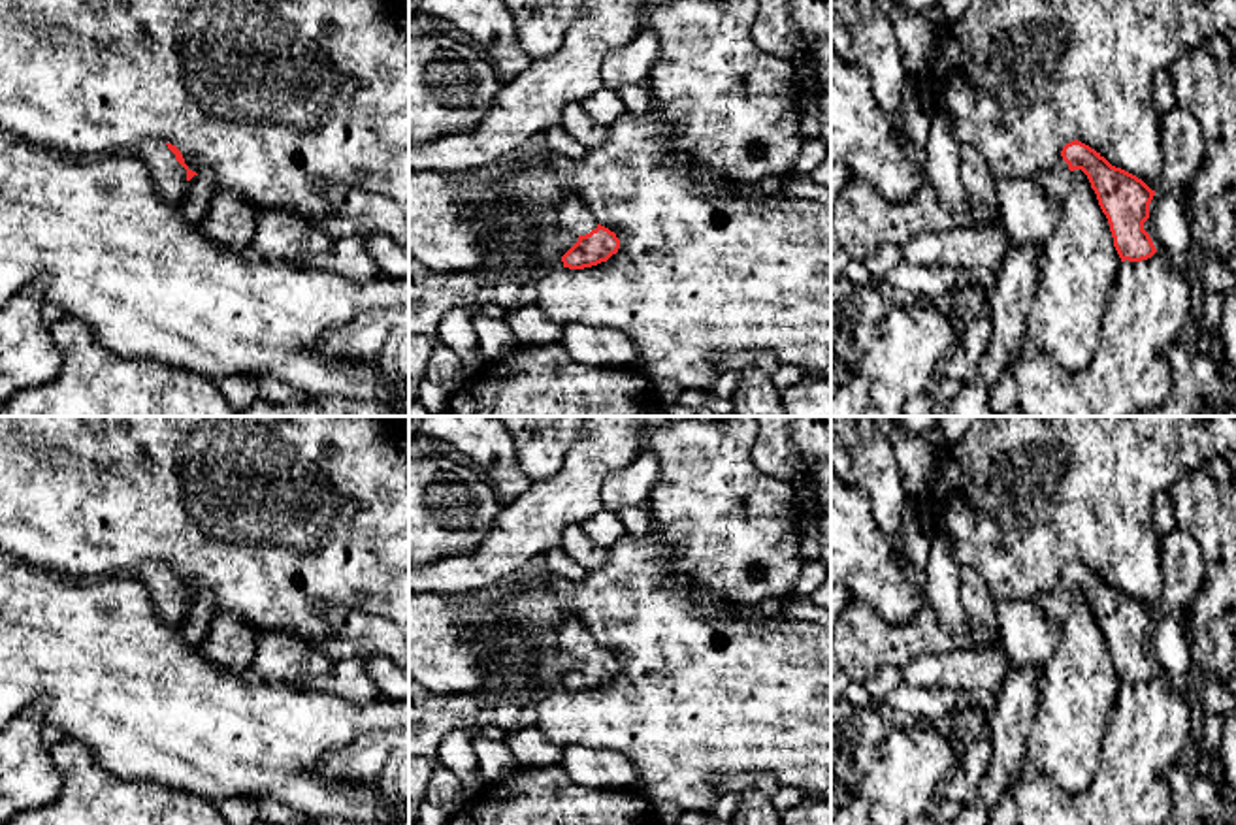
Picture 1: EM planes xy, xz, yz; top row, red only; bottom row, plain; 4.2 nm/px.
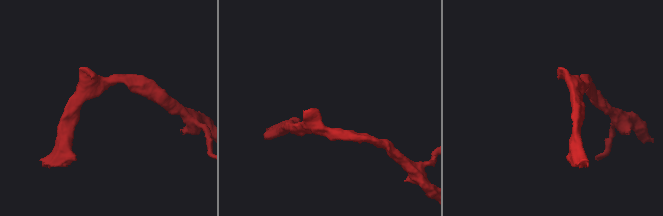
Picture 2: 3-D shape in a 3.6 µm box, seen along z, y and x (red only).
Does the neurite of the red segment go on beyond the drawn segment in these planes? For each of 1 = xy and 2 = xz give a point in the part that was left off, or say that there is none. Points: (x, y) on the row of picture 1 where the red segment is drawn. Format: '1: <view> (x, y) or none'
1: xy (170, 177)
2: xz (571, 215)

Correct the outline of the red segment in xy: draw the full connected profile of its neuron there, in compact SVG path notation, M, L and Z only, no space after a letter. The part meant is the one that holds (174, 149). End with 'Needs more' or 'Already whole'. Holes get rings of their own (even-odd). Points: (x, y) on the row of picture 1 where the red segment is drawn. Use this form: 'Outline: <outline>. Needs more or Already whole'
Outline: M160 139L141 143L138 156L147 162L160 196L168 200L181 198L187 183L198 175L185 164L185 158L175 145Z. Needs more

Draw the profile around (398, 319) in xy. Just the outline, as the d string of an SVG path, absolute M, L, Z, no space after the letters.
M409 303L373 309L328 332L318 348L333 358L375 364L384 375L409 377Z

